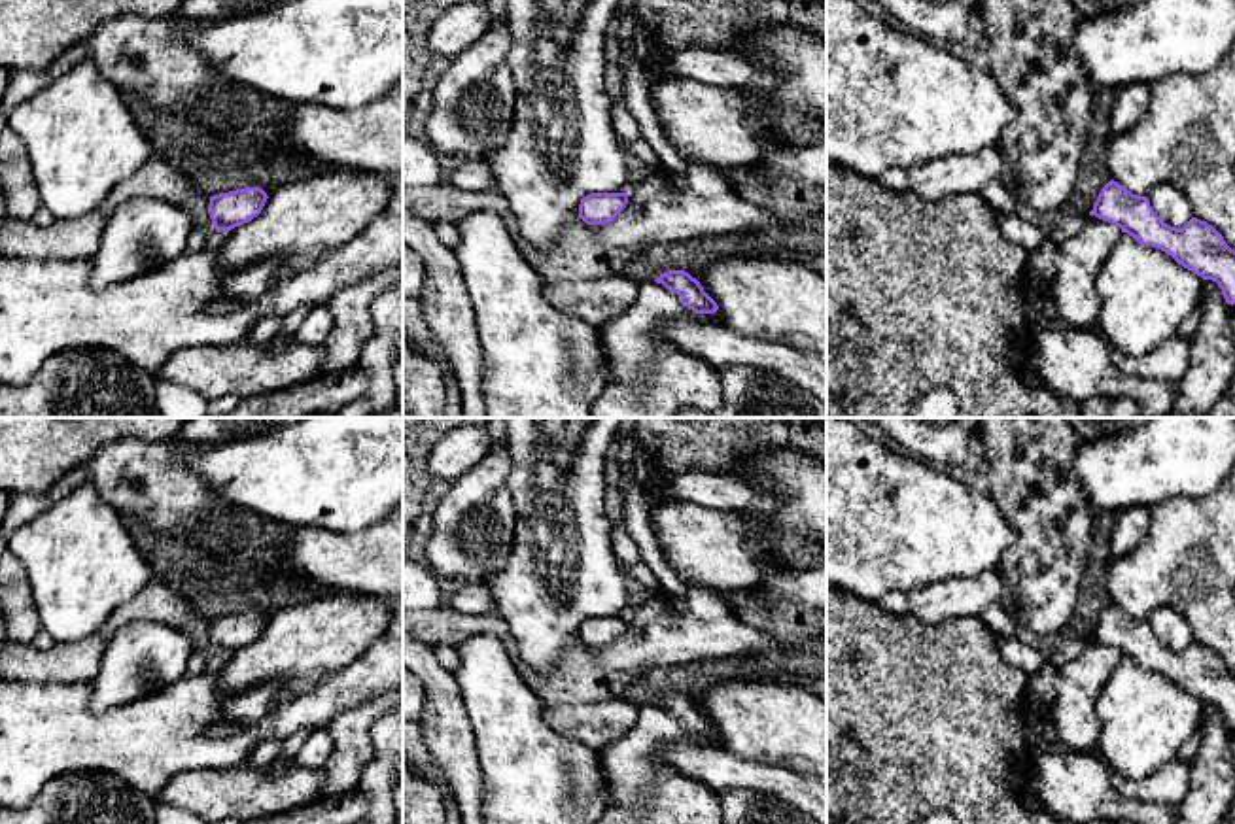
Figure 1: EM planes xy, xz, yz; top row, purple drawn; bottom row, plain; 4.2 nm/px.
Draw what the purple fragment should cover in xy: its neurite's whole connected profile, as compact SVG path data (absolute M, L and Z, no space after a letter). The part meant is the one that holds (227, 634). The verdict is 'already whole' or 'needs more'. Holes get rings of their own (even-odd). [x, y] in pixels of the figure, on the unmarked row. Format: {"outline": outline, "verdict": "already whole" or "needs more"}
{"outline": "M246 610L210 620L208 637L214 652L231 654L257 641L267 626L261 610Z", "verdict": "already whole"}

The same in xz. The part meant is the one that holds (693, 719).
{"outline": "M685 694L664 695L654 705L677 716L683 728L696 737L715 737L719 733L717 726L704 714L700 705Z", "verdict": "already whole"}

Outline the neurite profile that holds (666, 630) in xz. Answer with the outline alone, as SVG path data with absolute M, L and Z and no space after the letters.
M702 588L683 597L649 593L630 610L626 631L605 648L586 648L590 660L613 671L641 673L719 658L791 652L785 641L741 622L724 599Z

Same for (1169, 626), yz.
M1157 607L1148 616L1150 629L1171 650L1184 650L1192 641L1193 633L1188 620L1173 607Z

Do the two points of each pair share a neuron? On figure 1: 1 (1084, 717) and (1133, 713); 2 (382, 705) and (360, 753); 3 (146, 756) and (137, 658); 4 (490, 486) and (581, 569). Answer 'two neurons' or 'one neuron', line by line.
1: two neurons
2: one neuron
3: two neurons
4: two neurons

